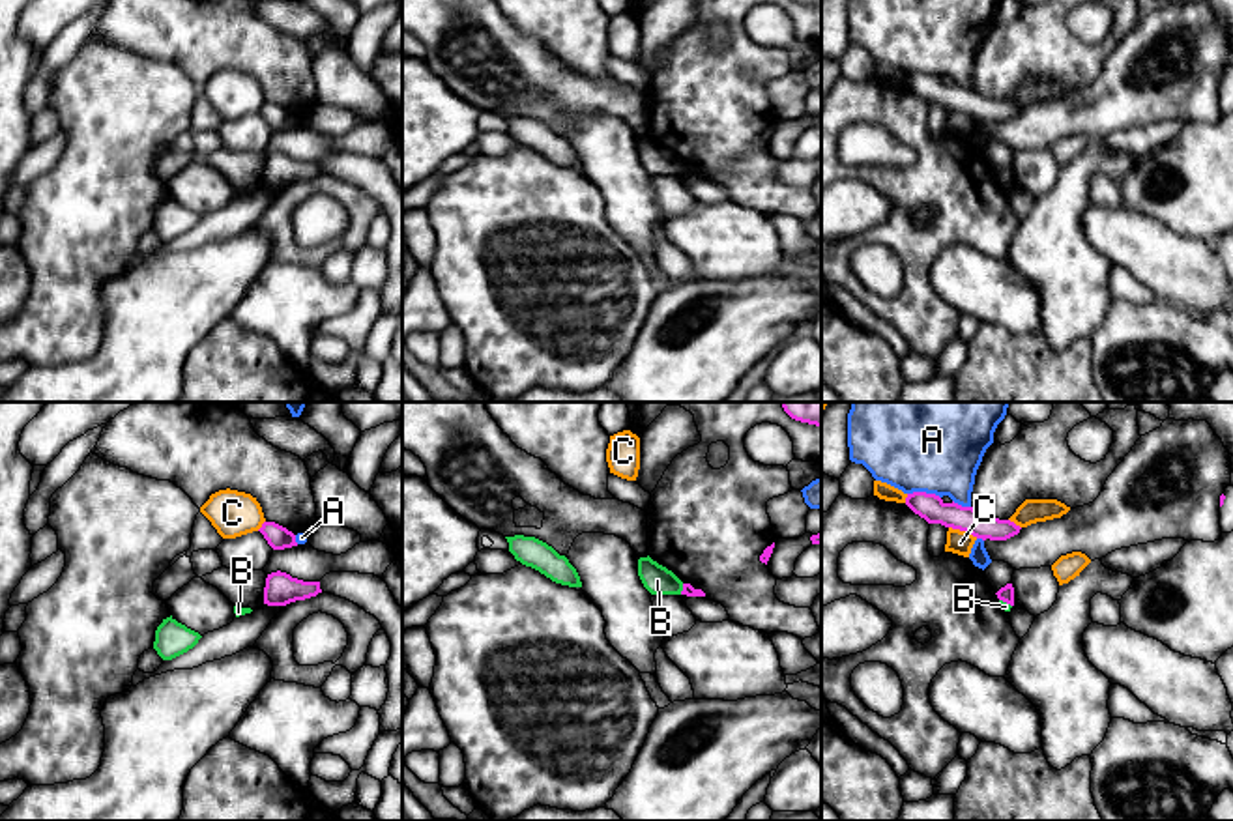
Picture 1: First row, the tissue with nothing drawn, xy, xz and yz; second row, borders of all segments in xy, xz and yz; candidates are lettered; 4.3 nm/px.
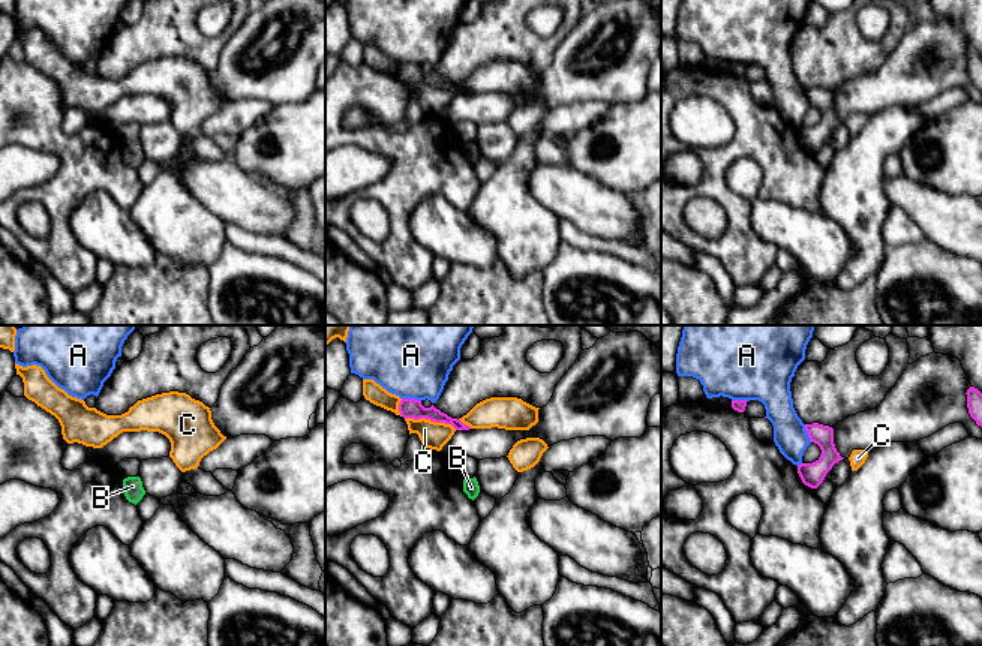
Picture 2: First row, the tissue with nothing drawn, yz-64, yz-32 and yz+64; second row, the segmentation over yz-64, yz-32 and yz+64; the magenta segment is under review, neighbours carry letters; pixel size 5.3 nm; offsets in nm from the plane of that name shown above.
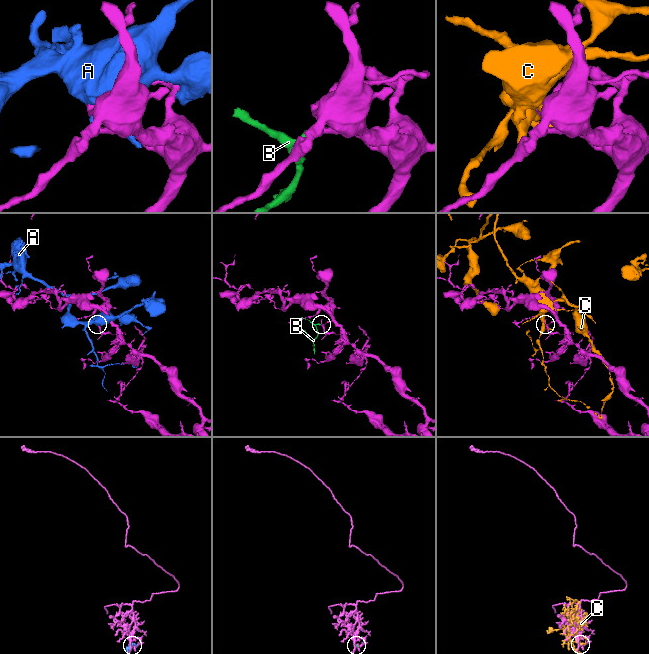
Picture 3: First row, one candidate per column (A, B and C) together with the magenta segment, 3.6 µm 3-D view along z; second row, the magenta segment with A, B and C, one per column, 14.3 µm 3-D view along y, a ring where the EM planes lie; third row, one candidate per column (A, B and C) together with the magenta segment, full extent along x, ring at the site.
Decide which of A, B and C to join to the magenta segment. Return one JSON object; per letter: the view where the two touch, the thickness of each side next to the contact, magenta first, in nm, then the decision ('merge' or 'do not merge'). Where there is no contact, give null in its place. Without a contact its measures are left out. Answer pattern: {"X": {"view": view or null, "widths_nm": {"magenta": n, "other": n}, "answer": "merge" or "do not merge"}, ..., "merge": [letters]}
{"A": {"view": "yz", "widths_nm": {"magenta": 120, "other": 500}, "answer": "do not merge"}, "B": {"view": "xz", "widths_nm": {"magenta": 50, "other": 120}, "answer": "do not merge"}, "C": {"view": "yz", "widths_nm": {"magenta": 120, "other": 100}, "answer": "do not merge"}, "merge": []}

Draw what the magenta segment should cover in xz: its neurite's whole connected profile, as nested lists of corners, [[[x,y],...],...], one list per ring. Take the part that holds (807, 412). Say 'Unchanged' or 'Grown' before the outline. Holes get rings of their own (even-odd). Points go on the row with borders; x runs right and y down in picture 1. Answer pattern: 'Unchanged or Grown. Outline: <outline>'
Unchanged. Outline: [[[782,402],[782,408],[795,421],[821,426],[821,402]]]

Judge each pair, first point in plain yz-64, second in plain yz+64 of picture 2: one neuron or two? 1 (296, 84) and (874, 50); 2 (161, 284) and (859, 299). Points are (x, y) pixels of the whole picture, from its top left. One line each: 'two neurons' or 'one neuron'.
1: two neurons
2: one neuron

